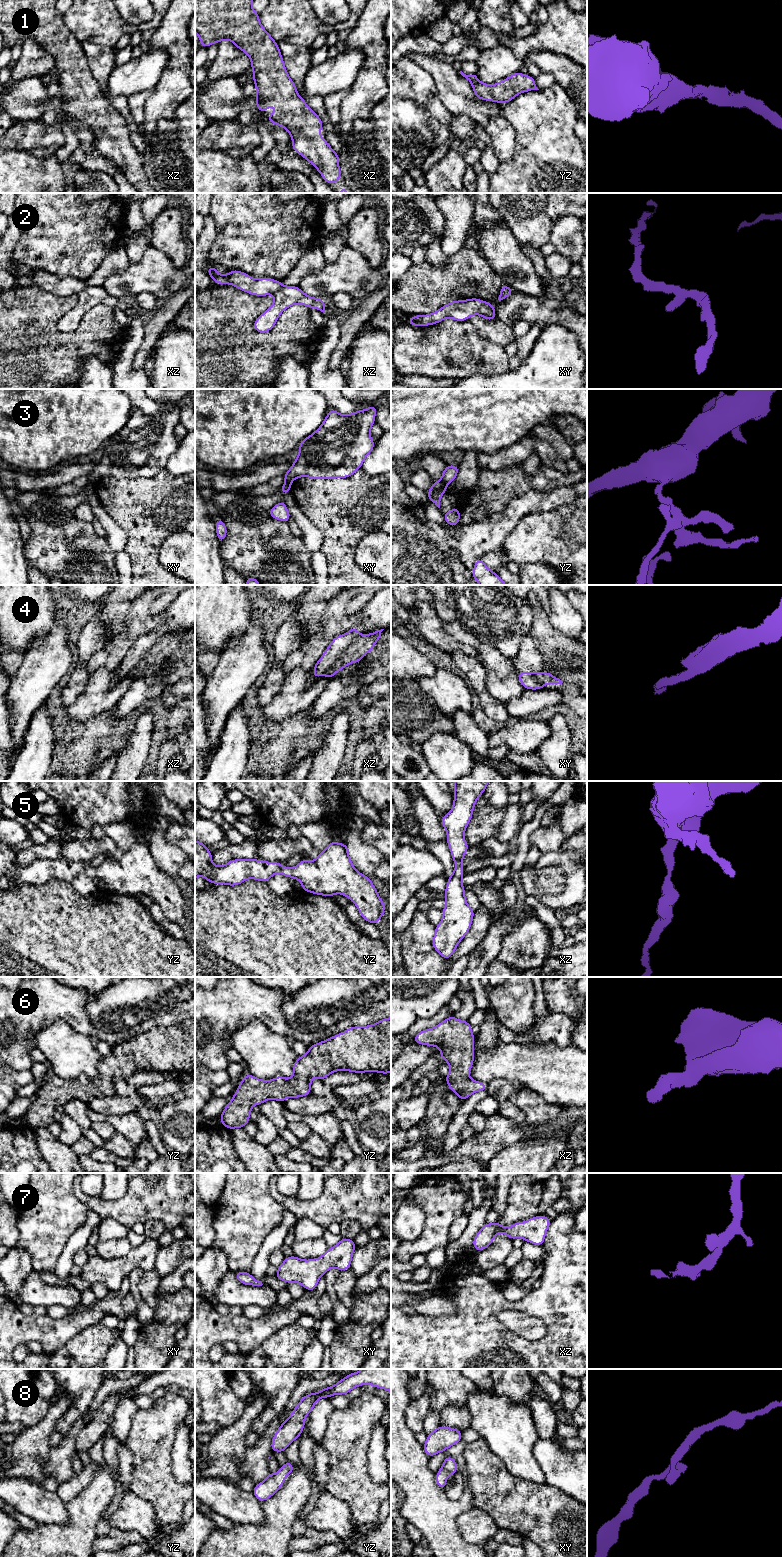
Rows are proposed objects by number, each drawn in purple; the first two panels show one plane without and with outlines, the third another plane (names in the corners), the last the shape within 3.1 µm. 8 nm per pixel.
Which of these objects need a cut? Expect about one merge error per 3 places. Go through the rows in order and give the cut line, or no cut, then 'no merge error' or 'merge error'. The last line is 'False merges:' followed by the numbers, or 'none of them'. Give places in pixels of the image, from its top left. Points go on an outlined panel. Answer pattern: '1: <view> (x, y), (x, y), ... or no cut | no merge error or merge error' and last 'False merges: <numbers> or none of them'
1: no cut | no merge error
2: no cut | no merge error
3: xy (285, 480), (290, 483) | merge error
4: xz (360, 635), (321, 672) | merge error
5: no cut | no merge error
6: no cut | no merge error
7: no cut | no merge error
8: no cut | no merge error
False merges: 3, 4

